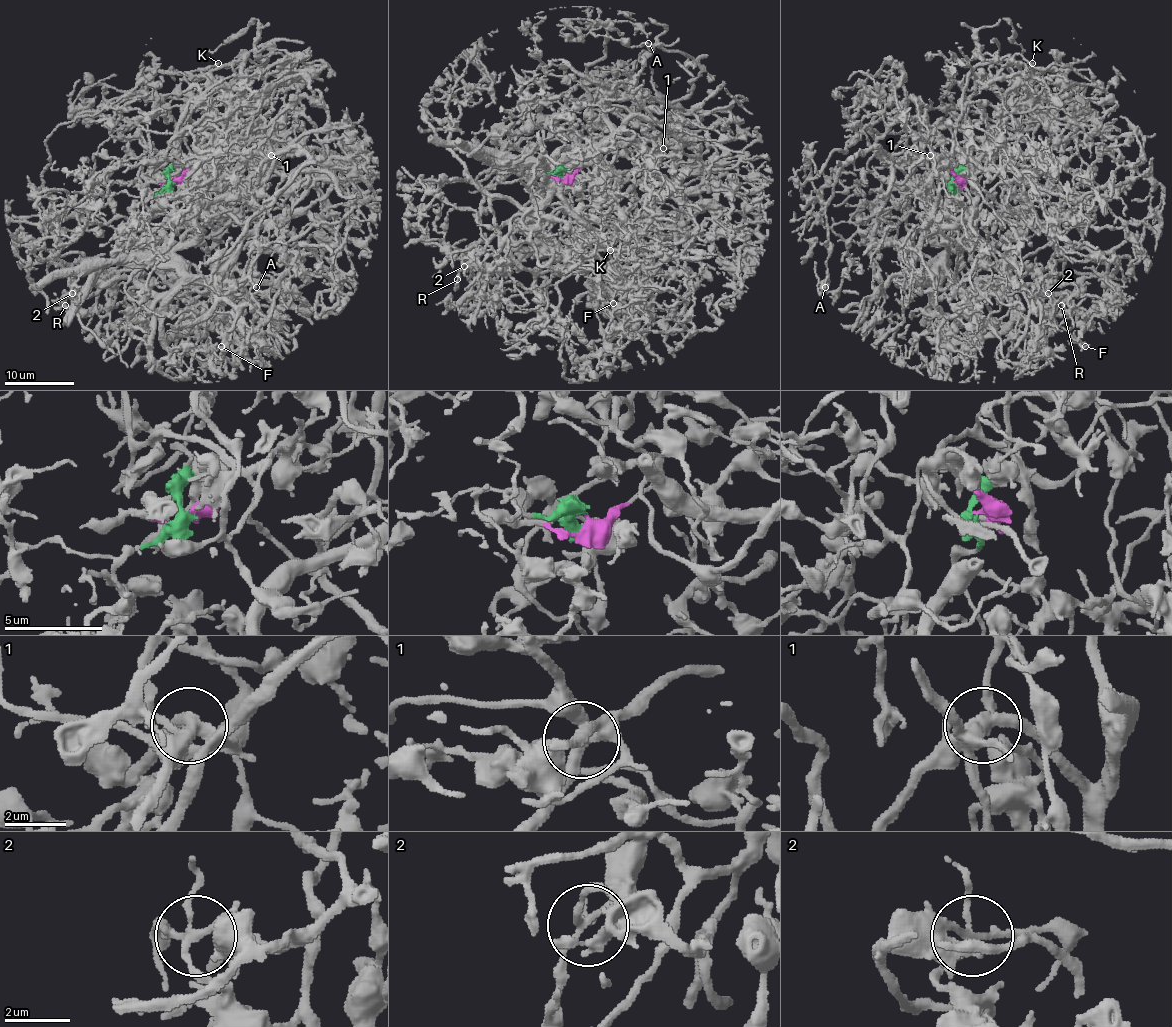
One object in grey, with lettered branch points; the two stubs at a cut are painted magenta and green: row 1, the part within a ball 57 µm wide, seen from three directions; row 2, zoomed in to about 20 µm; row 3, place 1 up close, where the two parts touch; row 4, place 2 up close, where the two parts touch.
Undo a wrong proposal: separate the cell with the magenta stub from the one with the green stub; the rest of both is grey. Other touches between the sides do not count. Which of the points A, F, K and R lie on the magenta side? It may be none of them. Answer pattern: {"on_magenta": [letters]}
{"on_magenta": ["A", "K"]}

